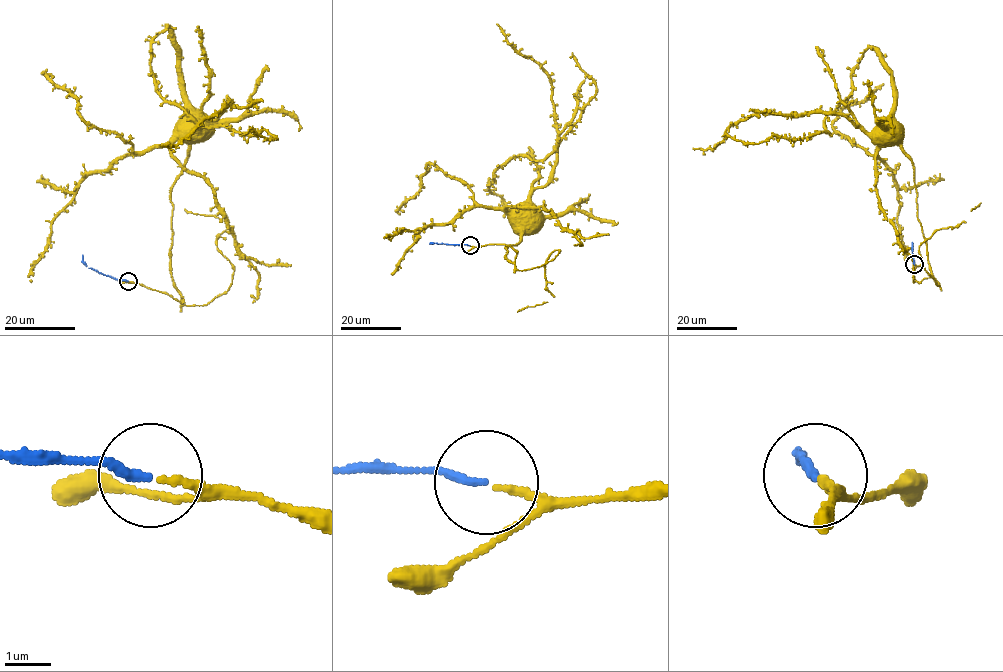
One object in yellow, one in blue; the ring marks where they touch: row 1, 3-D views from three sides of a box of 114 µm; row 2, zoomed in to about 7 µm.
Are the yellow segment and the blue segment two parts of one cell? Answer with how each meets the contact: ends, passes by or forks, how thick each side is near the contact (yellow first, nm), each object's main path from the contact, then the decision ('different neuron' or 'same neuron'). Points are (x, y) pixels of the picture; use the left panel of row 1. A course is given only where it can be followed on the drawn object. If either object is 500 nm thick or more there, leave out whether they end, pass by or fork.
yellow ends; blue ends; calibres 150 and 170 nm; course yellow (129, 281), (183, 300), (172, 276), (171, 189), (187, 155), (188, 141), (180, 133), (187, 126); course blue (128, 281), (118, 280), (88, 268), (82, 255); same neuron

